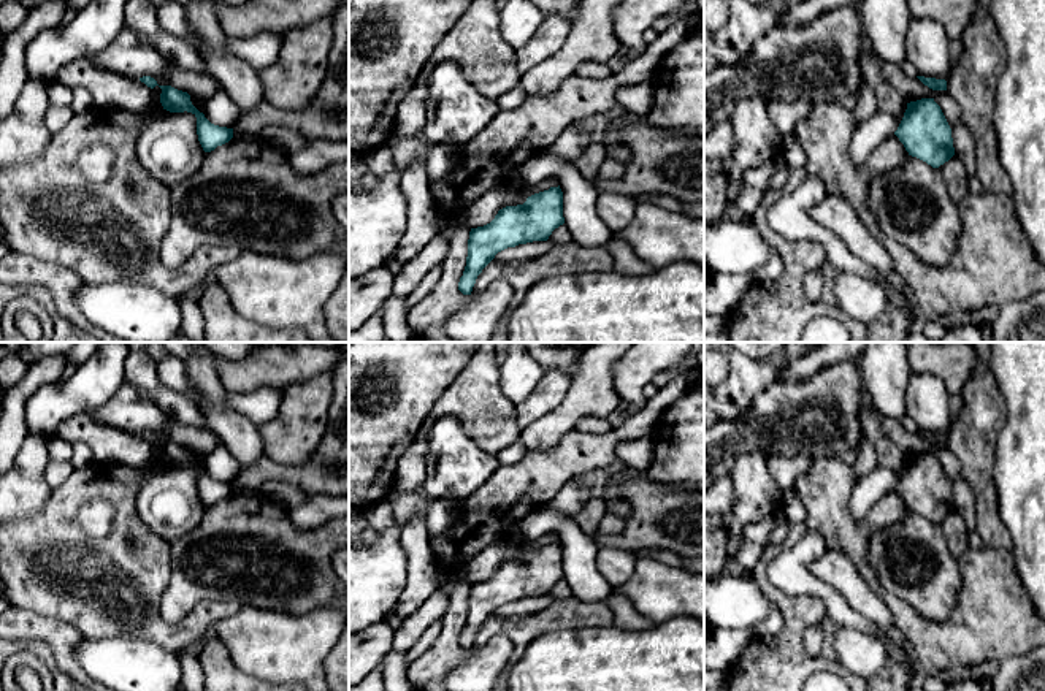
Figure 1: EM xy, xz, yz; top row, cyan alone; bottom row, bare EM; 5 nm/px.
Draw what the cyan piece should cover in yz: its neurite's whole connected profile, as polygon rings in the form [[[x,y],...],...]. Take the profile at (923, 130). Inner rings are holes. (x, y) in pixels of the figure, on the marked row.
[[[934,98],[907,103],[894,132],[909,155],[939,168],[955,155],[951,128]]]

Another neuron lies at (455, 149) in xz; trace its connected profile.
[[[446,139],[441,143],[441,146],[450,155],[452,165],[455,165],[463,157],[463,154],[466,152],[468,143],[460,143],[457,139]]]

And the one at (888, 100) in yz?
[[[872,51],[861,52],[861,79],[874,89],[878,111],[890,113],[902,120],[907,101],[880,76],[882,65],[883,60]]]

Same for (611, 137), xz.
[[[625,113],[618,119],[615,119],[604,132],[603,136],[603,146],[618,146],[622,144],[618,128],[623,127],[626,120],[637,120],[641,116],[636,116],[633,113]]]

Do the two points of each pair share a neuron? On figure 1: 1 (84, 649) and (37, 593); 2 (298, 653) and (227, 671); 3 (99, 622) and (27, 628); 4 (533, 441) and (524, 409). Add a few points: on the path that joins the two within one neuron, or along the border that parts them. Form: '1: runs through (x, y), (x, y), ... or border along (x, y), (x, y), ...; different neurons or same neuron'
1: border along (88, 636), (126, 637); different neurons
2: border along (218, 637), (224, 642), (235, 664), (248, 674); different neurons
3: border along (37, 612), (64, 620), (88, 636); different neurons
4: border along (562, 403), (522, 430); different neurons

